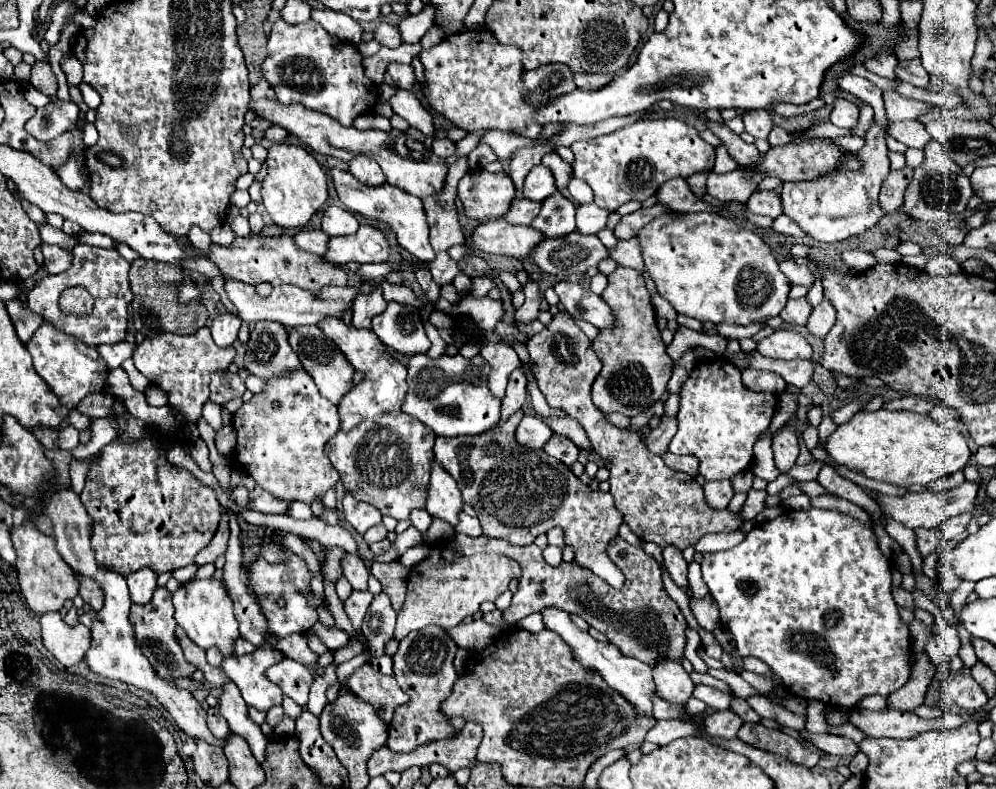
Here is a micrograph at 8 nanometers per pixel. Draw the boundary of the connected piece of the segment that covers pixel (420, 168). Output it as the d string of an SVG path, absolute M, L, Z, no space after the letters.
M252 99L250 101L250 111L254 111L258 117L266 119L270 125L278 125L288 131L288 135L294 135L300 139L304 145L308 145L312 151L320 155L330 155L342 161L352 161L356 155L368 155L372 157L384 171L386 181L390 185L396 185L420 199L434 195L442 191L444 179L446 179L446 161L432 151L432 137L422 135L418 129L406 129L406 131L396 131L392 129L390 133L378 131L378 129L366 129L360 131L356 127L344 127L340 121L334 121L332 117L326 117L318 111L310 111L300 103L280 103L276 99Z

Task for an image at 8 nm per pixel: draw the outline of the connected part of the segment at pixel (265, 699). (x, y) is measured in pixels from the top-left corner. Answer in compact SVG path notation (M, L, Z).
M264 643L250 655L224 659L220 669L238 685L244 701L250 707L268 711L270 707L282 703L282 691L264 677L264 671L280 659L282 653L270 643Z

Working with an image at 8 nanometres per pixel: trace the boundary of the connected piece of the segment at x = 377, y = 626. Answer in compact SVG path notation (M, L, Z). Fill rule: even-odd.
M386 593L374 597L364 621L362 621L362 635L370 641L370 653L374 657L384 655L384 645L392 639L396 625L396 611L390 605Z

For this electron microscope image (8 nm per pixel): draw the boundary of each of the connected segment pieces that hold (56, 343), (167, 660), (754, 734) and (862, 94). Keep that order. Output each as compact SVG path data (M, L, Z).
M44 321L26 347L34 359L36 373L58 395L62 405L76 407L86 395L104 391L104 379L108 371L106 371L106 365L102 365L102 359L98 359L98 353L94 353L94 347L88 347L74 337L66 337L52 323Z
M157 587L153 593L152 601L146 605L132 604L130 620L134 624L134 637L138 641L138 647L148 657L150 665L154 667L156 675L168 683L174 679L190 679L196 667L184 659L182 647L176 639L176 621L174 621L174 607L172 607L172 595L166 591L166 587Z
M744 723L738 731L738 739L742 739L748 745L760 747L764 751L772 751L778 753L782 757L788 757L794 763L802 763L806 767L814 767L820 759L818 753L802 747L794 737L790 737L784 731L776 731L776 729L768 729L760 723Z
M842 75L840 77L840 89L852 93L854 97L858 97L860 101L872 105L874 119L878 121L878 125L888 125L886 113L884 113L884 99L882 99L882 89L878 89L872 81L858 77L858 75Z

